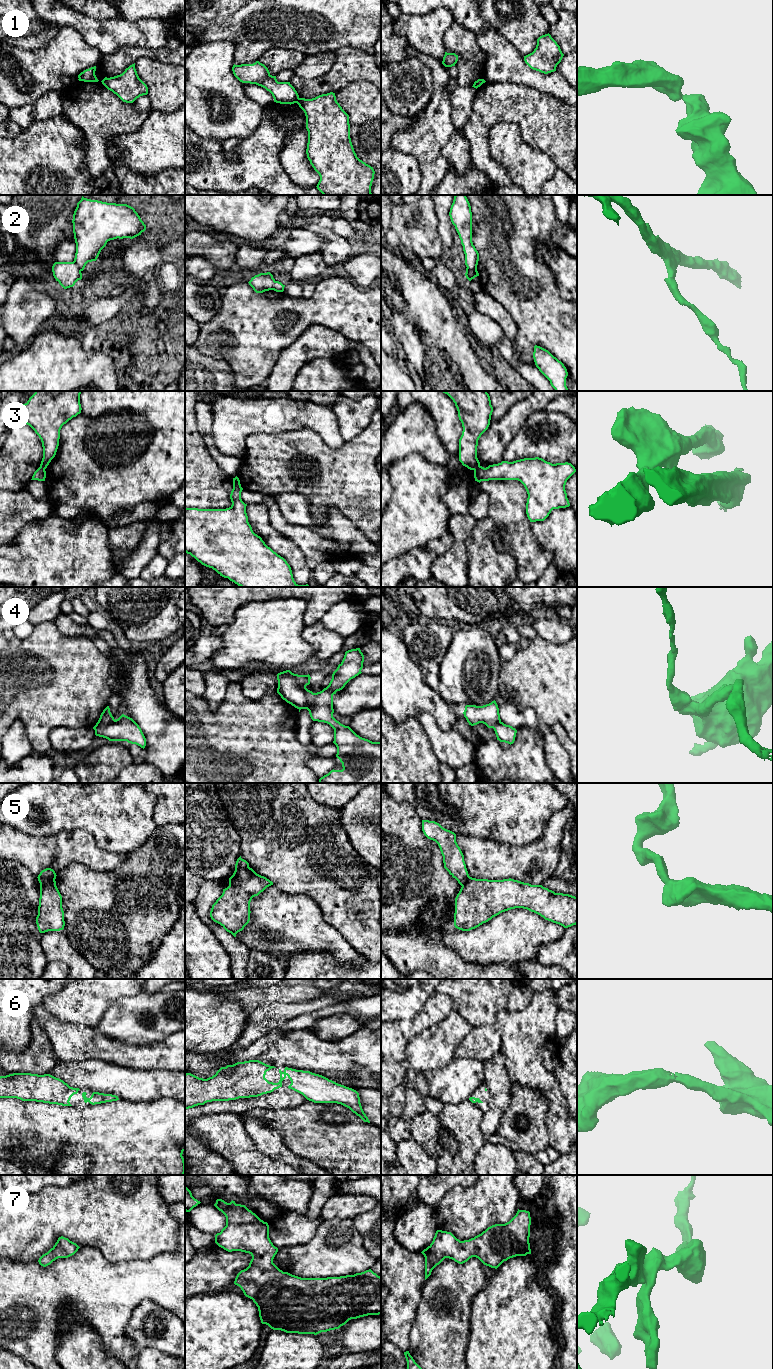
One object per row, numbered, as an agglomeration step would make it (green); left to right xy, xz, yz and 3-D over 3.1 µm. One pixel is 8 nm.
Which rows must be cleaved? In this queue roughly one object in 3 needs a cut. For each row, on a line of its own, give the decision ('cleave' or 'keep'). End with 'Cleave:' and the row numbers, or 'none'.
1: cleave
2: cleave
3: cleave
4: cleave
5: cleave
6: keep
7: keep
Cleave: 1, 2, 3, 4, 5

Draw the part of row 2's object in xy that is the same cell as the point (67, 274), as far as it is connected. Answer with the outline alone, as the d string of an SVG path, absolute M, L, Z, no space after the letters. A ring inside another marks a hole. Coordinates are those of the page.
M55 262L52 266L53 276L64 288L70 288L82 279L82 273L77 264L73 262Z

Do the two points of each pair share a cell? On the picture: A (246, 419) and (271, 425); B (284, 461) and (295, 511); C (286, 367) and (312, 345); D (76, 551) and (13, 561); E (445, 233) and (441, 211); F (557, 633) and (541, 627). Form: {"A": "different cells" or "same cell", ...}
{"A": "same cell", "B": "different cells", "C": "same cell", "D": "same cell", "E": "same cell", "F": "same cell"}

